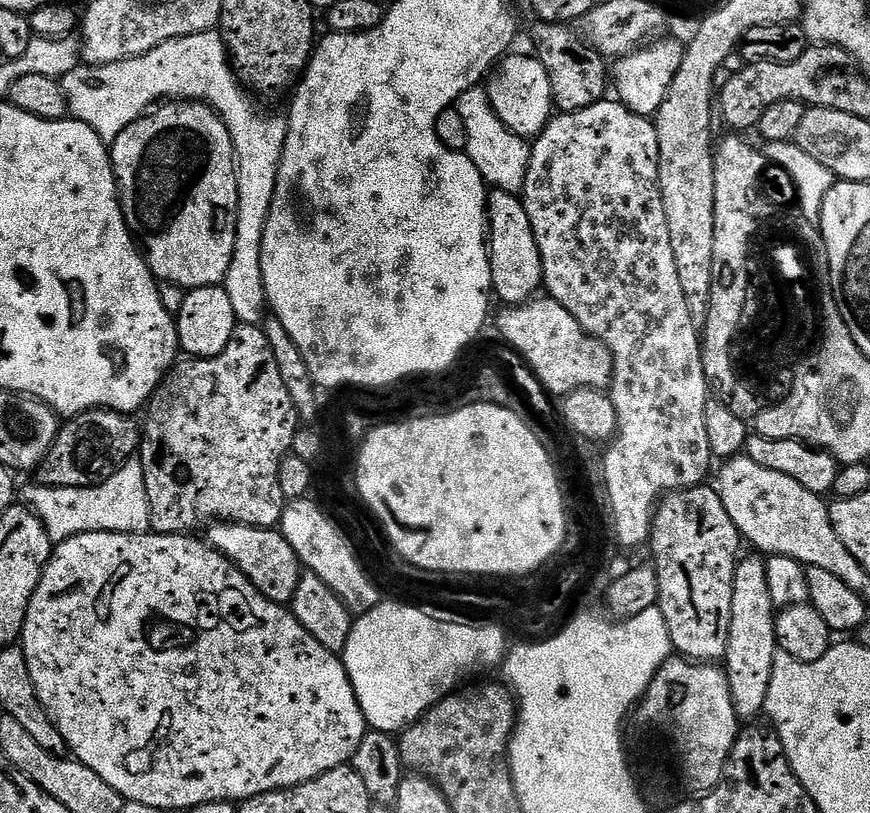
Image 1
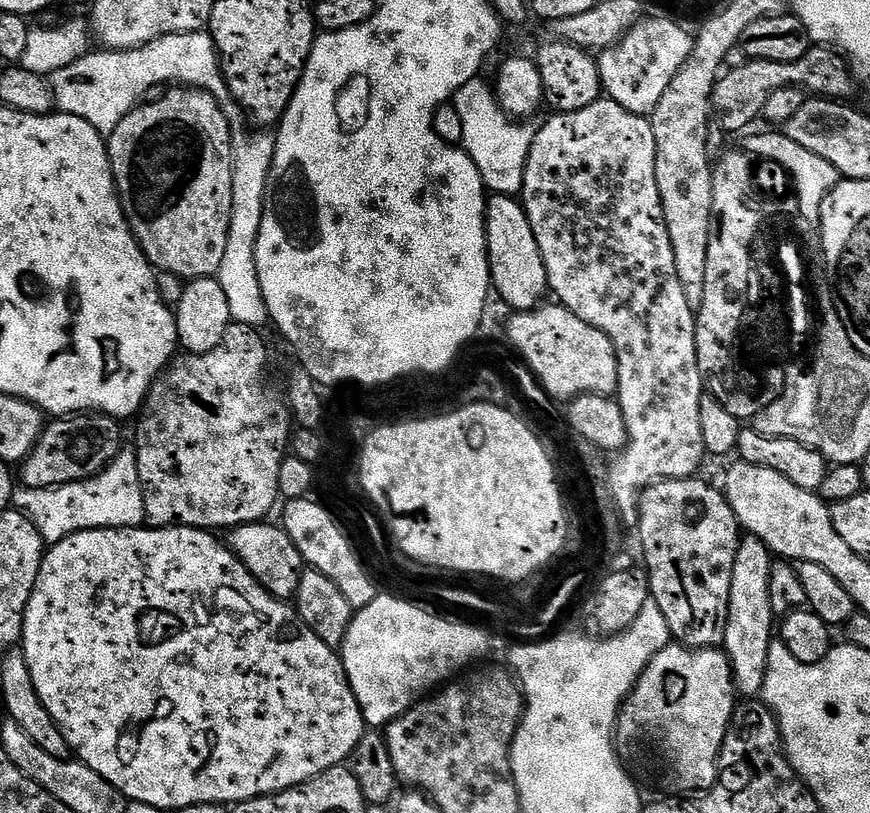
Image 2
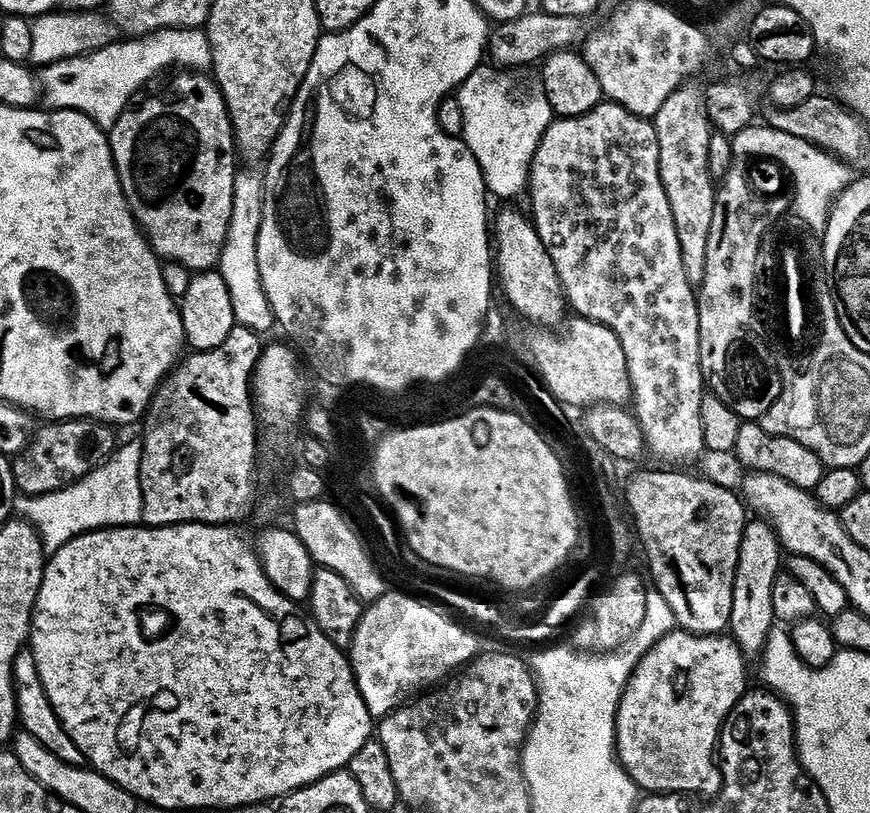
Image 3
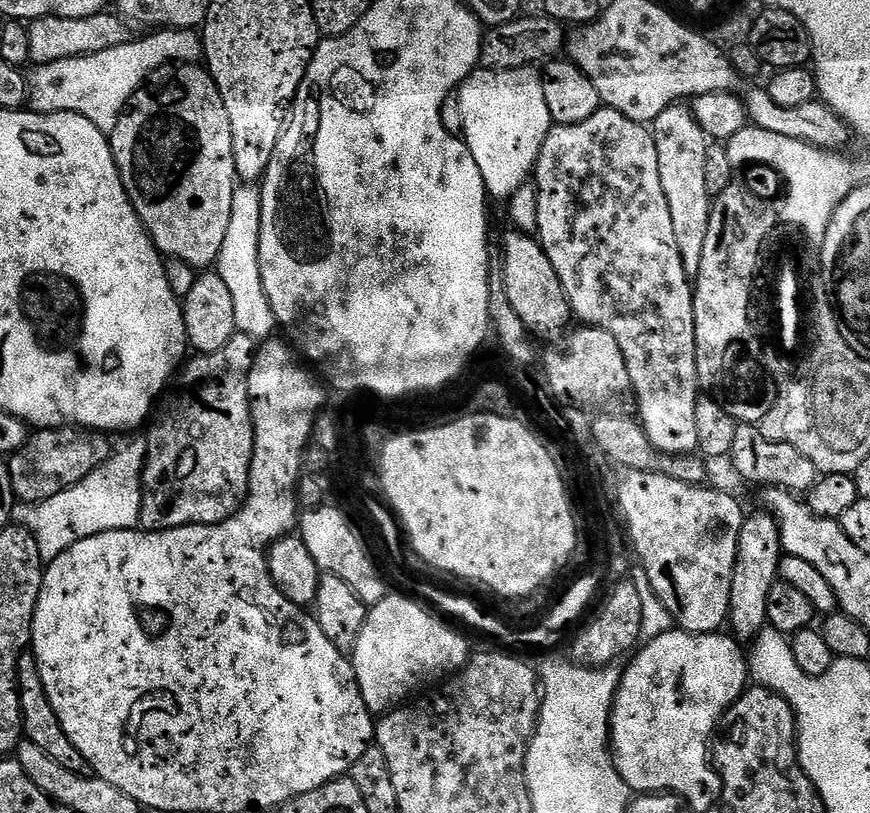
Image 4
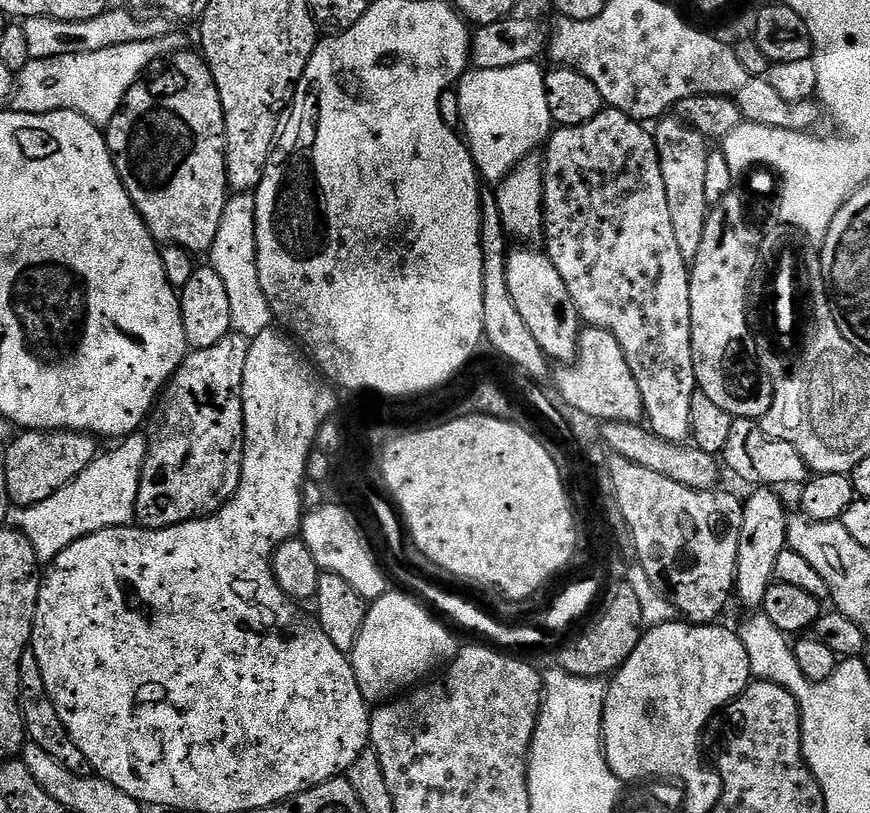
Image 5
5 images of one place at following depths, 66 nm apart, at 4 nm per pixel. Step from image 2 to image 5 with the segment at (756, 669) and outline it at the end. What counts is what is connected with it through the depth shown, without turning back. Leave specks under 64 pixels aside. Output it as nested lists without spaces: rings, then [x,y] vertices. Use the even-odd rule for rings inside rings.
[[[760,486],[755,489],[756,492],[749,500],[743,501],[744,517],[742,518],[742,530],[740,531],[740,541],[738,542],[738,562],[736,563],[736,583],[734,592],[740,595],[740,600],[744,604],[749,604],[752,610],[759,609],[766,598],[766,590],[774,583],[776,573],[776,559],[778,554],[788,544],[788,525],[790,516],[784,513],[784,504],[780,501],[780,496],[775,487]]]

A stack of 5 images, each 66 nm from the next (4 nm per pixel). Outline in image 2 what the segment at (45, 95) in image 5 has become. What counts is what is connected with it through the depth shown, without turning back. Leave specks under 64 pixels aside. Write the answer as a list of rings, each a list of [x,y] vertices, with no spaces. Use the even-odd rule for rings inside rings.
[[[207,31],[163,36],[141,48],[130,48],[127,52],[99,51],[89,51],[88,55],[78,62],[70,62],[70,66],[52,73],[52,93],[56,95],[56,108],[63,115],[77,116],[90,122],[94,130],[102,134],[111,134],[118,122],[122,122],[122,118],[126,118],[126,114],[133,112],[147,97],[144,95],[151,88],[156,88],[159,84],[172,86],[179,82],[189,88],[198,88],[202,92],[210,93],[219,102],[224,116],[228,119],[233,145],[237,149],[251,146],[252,140],[244,129],[246,113],[232,99],[228,84],[224,81],[224,73],[220,71],[220,57],[216,51],[216,44]]]

